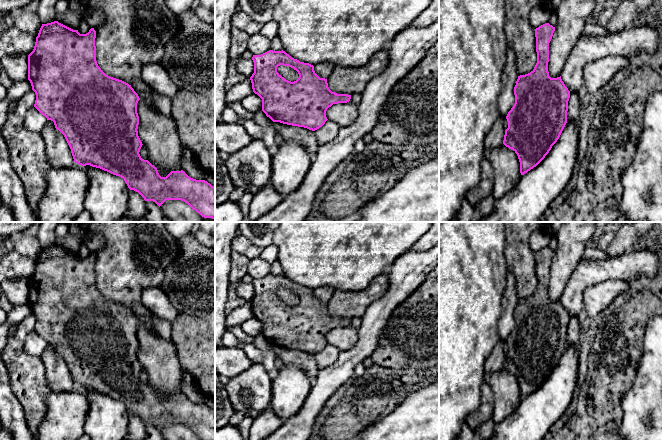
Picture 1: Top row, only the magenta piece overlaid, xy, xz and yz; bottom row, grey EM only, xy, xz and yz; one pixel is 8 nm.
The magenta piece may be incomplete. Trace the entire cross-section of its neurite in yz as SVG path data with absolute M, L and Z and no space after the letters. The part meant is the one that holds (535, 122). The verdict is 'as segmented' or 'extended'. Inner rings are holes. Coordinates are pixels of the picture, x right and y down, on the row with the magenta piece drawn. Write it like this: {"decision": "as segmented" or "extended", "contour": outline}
{"decision": "as segmented", "contour": "M545 23L535 29L537 63L530 73L518 76L514 87L515 103L506 116L508 128L505 130L503 144L517 154L520 162L521 175L524 175L536 167L545 158L552 146L559 139L567 123L570 91L562 81L561 76L551 78L548 72L549 43L552 39L554 31L555 27L549 23Z"}

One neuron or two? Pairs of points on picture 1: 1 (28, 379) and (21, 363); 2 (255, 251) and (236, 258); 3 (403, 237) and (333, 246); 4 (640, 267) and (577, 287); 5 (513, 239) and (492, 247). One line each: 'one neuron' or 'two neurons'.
1: one neuron
2: two neurons
3: one neuron
4: one neuron
5: two neurons

